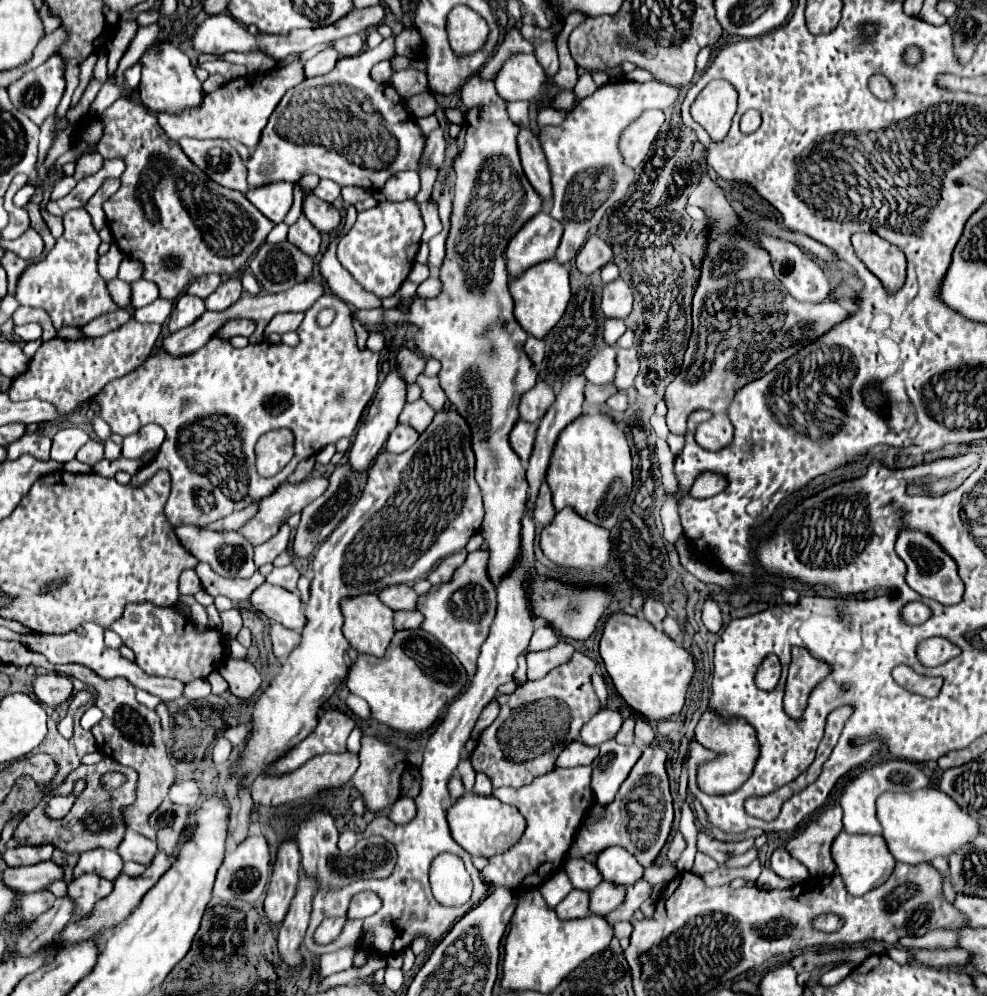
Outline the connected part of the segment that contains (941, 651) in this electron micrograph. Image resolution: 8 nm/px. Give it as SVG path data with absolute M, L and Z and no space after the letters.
M935 636L935 638L927 638L919 644L919 660L925 666L939 666L945 664L947 660L955 658L961 654L961 648L955 646L951 640Z

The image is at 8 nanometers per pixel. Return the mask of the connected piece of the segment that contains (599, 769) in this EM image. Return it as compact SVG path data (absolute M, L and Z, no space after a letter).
M615 740L603 742L599 756L593 760L593 776L591 776L591 790L599 804L613 802L619 786L629 776L631 768L639 760L641 750L639 746L621 746Z

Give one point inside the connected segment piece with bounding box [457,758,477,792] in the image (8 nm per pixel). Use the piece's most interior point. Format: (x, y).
(465, 770)

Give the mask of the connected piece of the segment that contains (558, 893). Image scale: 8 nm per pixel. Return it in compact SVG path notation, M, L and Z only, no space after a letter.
M565 868L557 870L553 876L549 876L547 882L541 884L543 898L547 900L547 904L549 904L551 908L555 908L571 890L573 890L573 884L571 884Z

